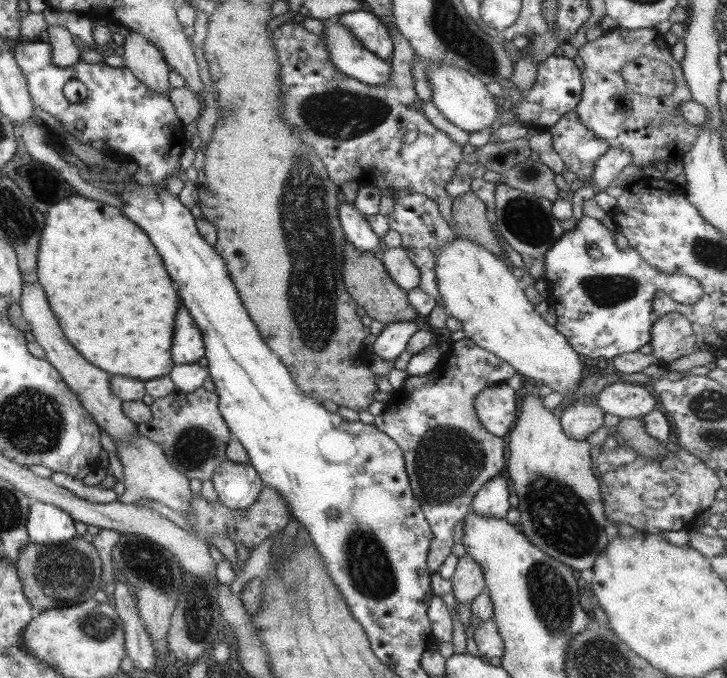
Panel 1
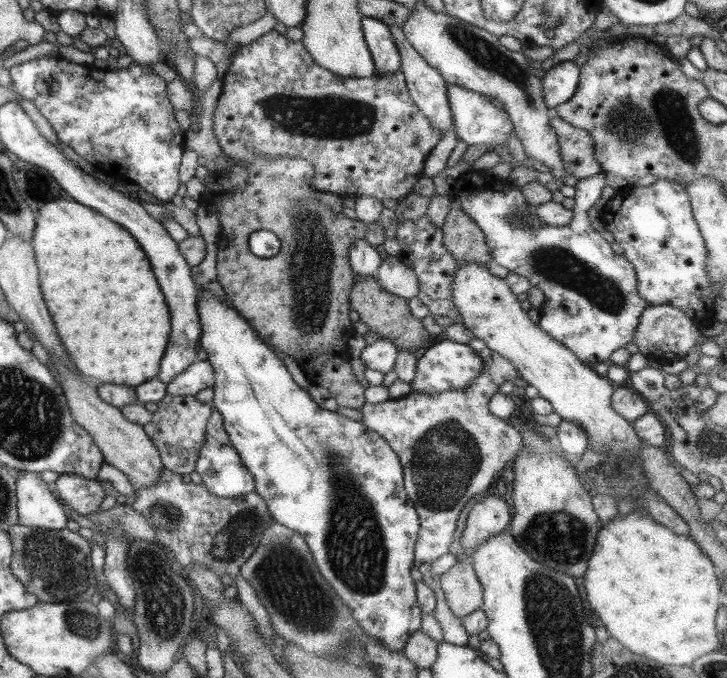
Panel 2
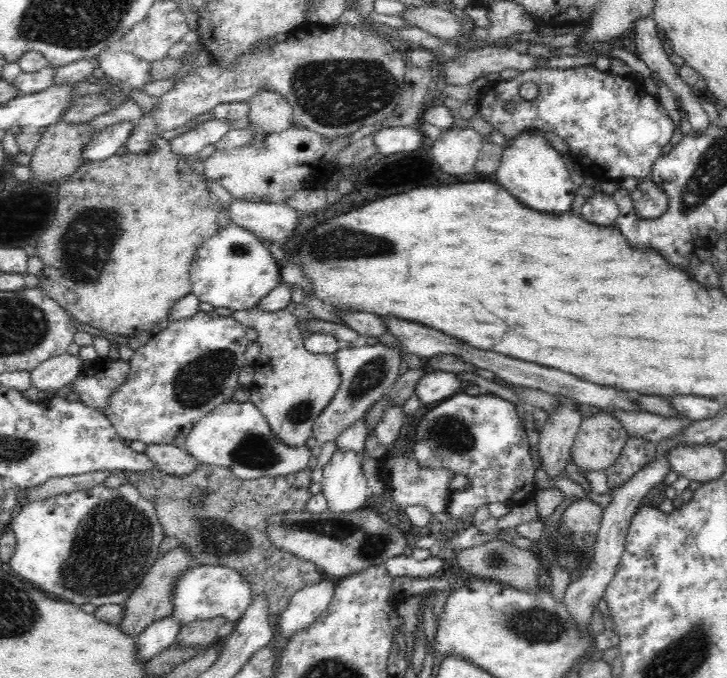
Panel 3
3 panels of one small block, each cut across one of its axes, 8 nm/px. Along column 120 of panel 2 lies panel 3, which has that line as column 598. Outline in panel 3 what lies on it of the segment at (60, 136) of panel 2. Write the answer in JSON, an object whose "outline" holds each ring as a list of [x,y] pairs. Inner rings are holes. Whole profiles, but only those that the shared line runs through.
{"outline":[[[592,64],[564,70],[543,66],[521,72],[509,81],[492,78],[478,99],[476,115],[507,139],[533,128],[554,132],[564,140],[568,152],[580,160],[586,176],[595,177],[597,182],[620,182],[630,176],[646,178],[634,191],[638,216],[654,219],[666,212],[666,193],[660,191],[649,176],[656,159],[668,149],[675,126],[659,99],[648,94],[634,77],[600,71]],[[524,82],[538,86],[538,96],[532,101],[526,101],[518,93]],[[511,103],[514,108],[508,110]]]}

